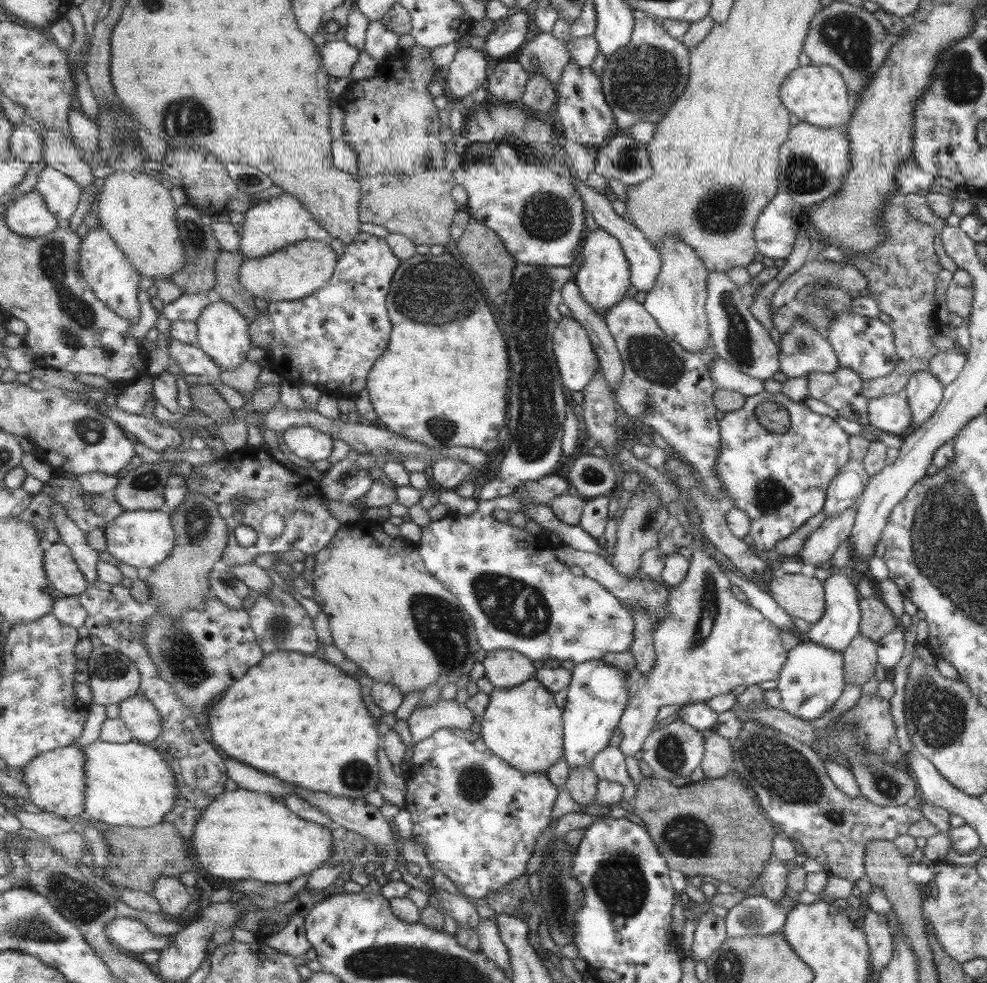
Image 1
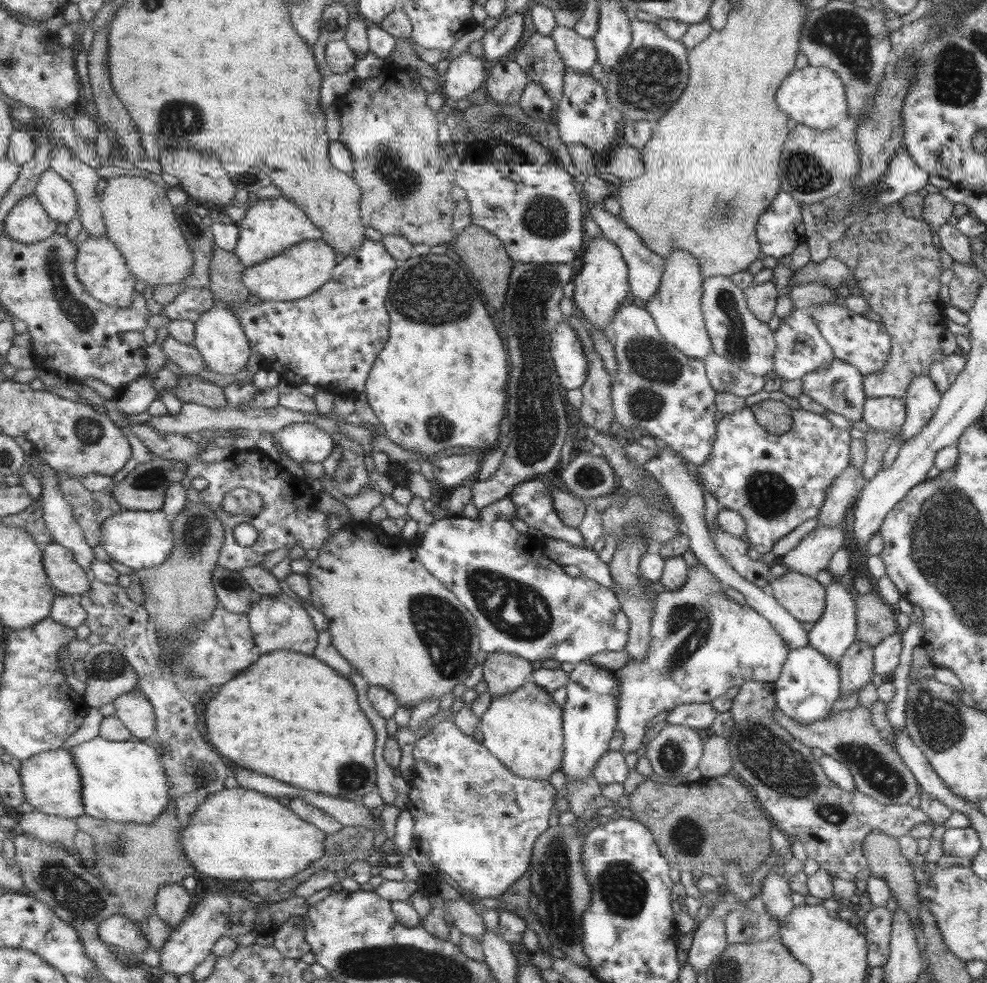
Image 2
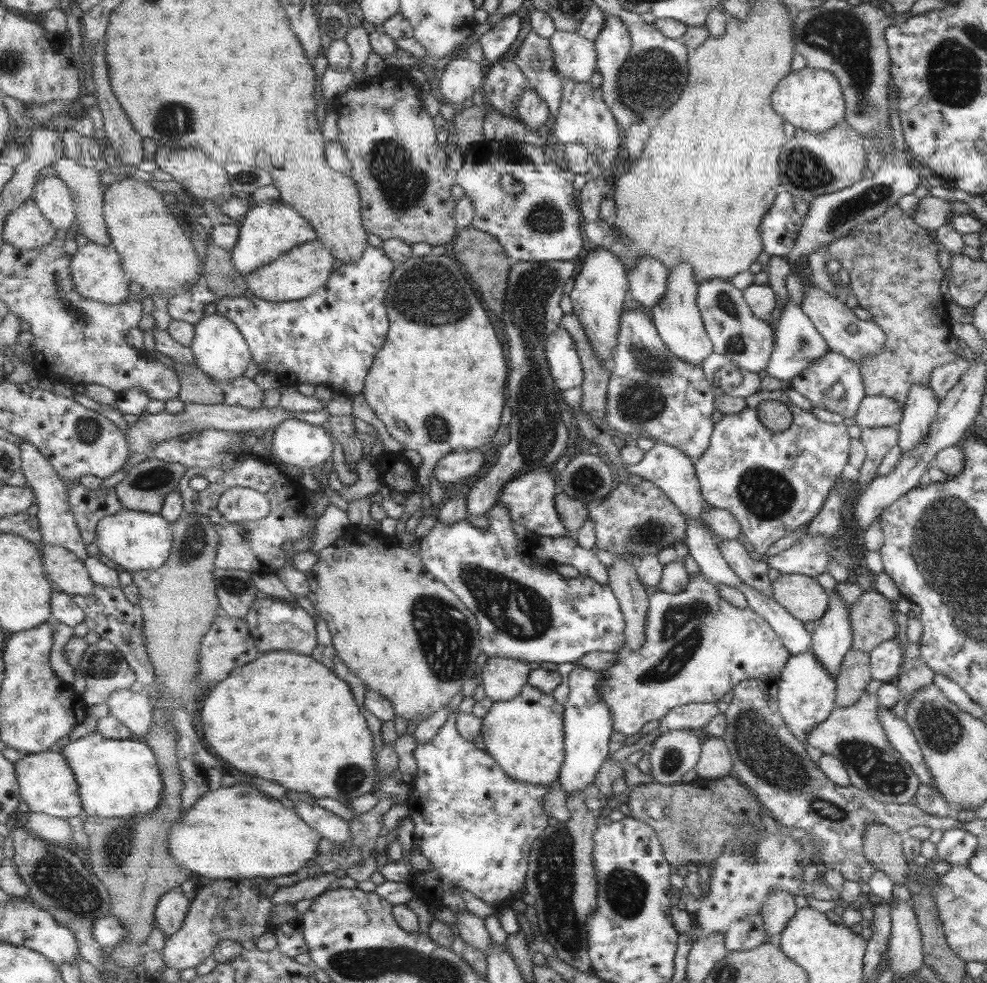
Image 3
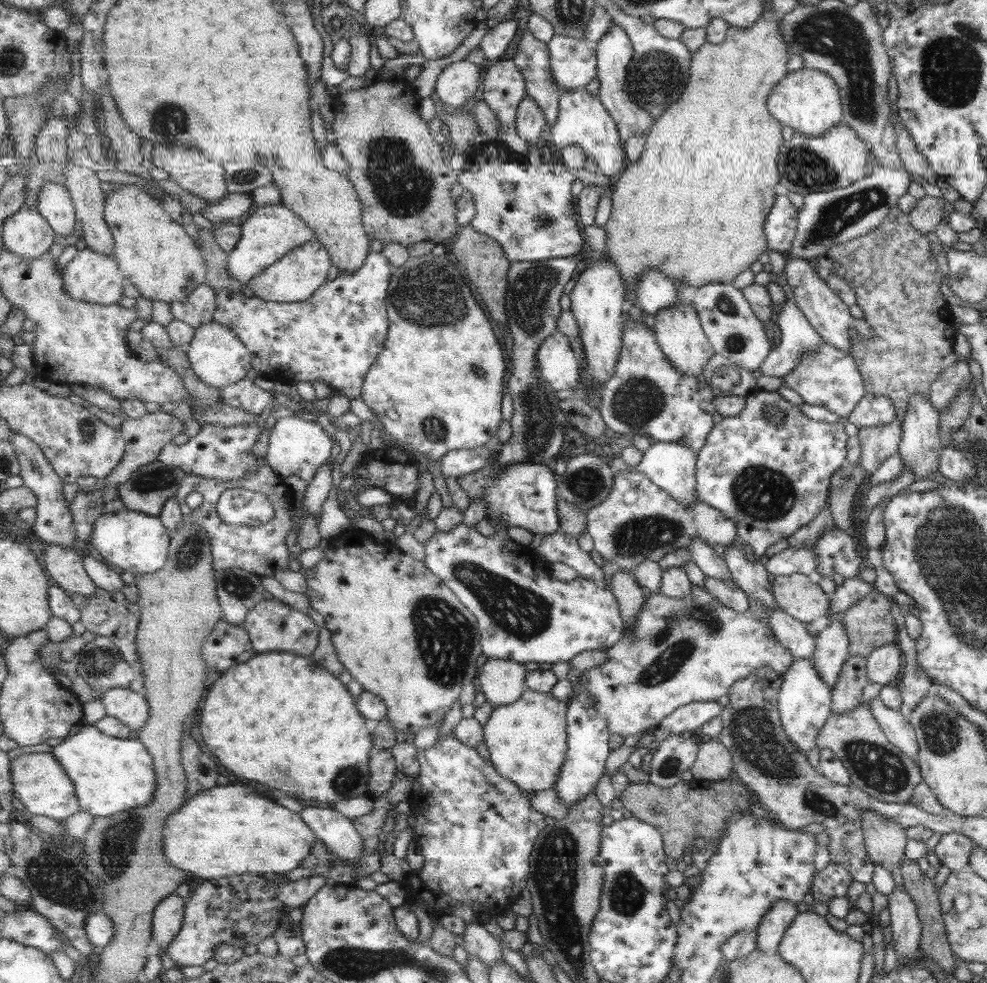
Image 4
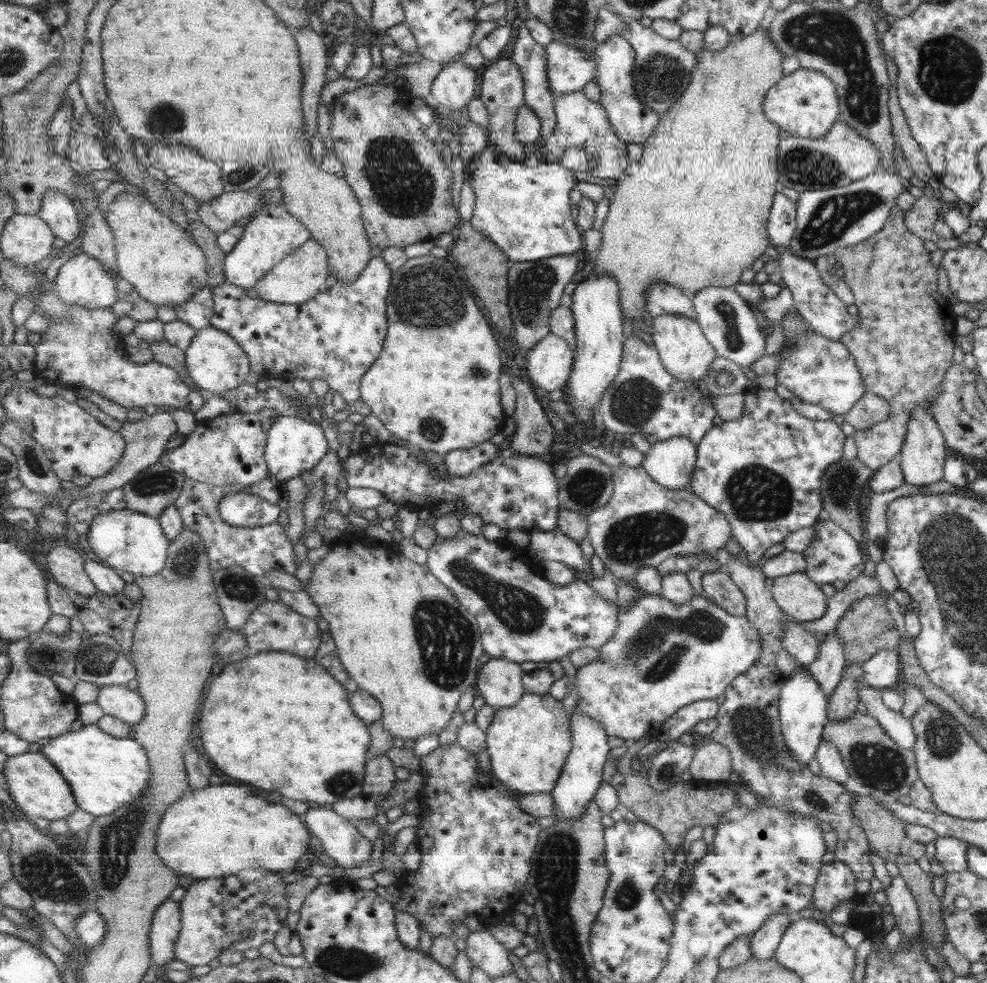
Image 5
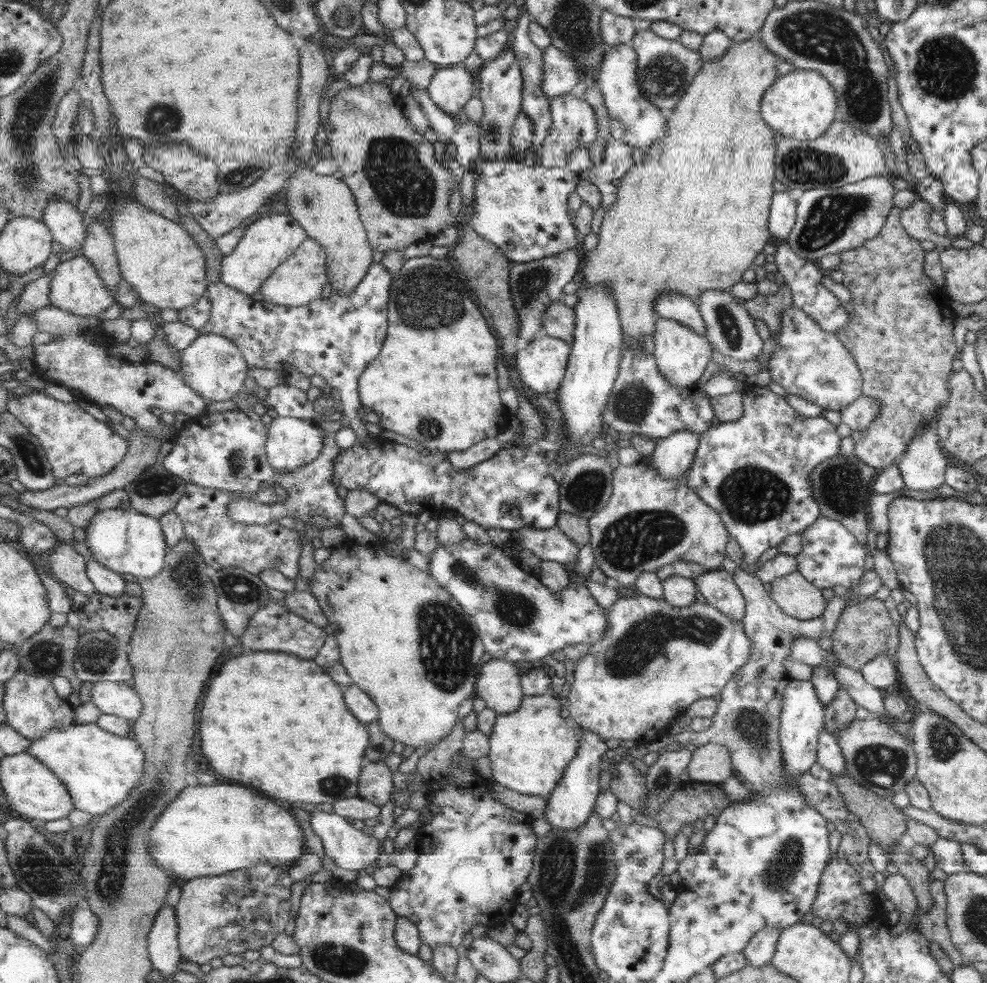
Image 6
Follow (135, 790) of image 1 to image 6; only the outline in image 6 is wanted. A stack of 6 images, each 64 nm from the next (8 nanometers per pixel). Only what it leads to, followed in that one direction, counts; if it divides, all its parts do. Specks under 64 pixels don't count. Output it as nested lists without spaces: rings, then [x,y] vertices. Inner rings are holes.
[[[74,723],[68,728],[51,730],[34,742],[27,752],[47,763],[55,775],[67,785],[70,790],[75,808],[84,810],[96,816],[107,814],[116,806],[121,805],[129,798],[129,794],[141,784],[145,776],[145,749],[132,736],[119,737],[111,734],[111,731],[103,730],[97,723],[78,724]]]

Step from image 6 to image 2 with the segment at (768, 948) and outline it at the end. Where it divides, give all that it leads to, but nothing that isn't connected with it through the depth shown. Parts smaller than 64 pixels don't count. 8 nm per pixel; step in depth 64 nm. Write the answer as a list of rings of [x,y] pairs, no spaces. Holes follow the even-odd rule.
[[[769,870],[761,882],[758,897],[763,901],[765,911],[777,921],[782,922],[789,910],[793,908],[791,892],[785,877],[779,875],[777,871]]]

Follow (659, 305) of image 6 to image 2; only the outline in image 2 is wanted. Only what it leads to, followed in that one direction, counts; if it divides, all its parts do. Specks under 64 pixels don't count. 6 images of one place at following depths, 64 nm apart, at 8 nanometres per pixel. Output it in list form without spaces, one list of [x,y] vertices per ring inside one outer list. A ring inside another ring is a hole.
[[[595,201],[593,205],[588,206],[588,212],[591,212],[592,219],[599,224],[603,235],[607,238],[615,241],[622,250],[624,259],[630,266],[630,285],[633,296],[649,301],[651,297],[655,297],[655,293],[659,290],[661,285],[661,279],[663,279],[663,272],[665,272],[666,259],[656,254],[645,241],[641,234],[637,230],[629,227],[627,221],[621,217],[621,214],[615,216],[611,212],[605,210],[605,204],[603,201]]]

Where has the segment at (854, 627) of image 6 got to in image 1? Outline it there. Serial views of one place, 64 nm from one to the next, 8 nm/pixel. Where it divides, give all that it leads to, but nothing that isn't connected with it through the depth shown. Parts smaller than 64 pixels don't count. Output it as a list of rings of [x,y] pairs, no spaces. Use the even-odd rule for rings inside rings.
[[[860,598],[859,604],[859,635],[877,642],[879,638],[899,625],[898,618],[875,598]]]

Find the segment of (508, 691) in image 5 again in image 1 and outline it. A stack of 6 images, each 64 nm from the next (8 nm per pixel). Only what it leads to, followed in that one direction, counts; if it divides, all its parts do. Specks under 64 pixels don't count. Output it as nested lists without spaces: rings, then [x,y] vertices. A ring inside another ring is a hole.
[[[497,649],[487,652],[482,664],[494,689],[509,689],[536,678],[533,661],[517,650]]]

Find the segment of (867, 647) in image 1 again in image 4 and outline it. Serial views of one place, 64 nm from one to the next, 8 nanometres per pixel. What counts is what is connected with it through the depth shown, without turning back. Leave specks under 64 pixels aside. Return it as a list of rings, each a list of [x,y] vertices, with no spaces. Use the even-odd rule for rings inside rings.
[[[848,655],[835,684],[831,686],[830,713],[843,713],[861,703],[861,690],[868,684],[865,675],[866,658],[859,655]]]

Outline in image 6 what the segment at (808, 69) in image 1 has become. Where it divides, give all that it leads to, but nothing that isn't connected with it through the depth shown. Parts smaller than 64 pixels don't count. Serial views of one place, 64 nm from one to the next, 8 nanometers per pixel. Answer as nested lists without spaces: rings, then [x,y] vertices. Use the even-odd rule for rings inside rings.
[[[794,69],[781,75],[763,91],[762,120],[774,133],[800,141],[813,140],[824,134],[835,119],[835,95],[829,81],[812,70]]]

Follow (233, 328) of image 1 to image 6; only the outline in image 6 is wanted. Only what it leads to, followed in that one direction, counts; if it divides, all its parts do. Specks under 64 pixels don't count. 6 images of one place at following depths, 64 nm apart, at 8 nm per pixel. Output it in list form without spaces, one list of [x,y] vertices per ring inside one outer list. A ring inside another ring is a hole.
[[[200,333],[189,348],[182,351],[183,368],[179,377],[203,398],[214,401],[234,400],[245,386],[249,366],[243,351],[231,339],[215,333]]]

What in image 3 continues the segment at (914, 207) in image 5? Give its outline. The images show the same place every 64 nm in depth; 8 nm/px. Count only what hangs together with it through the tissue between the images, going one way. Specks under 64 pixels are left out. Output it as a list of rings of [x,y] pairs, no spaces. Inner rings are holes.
[[[927,194],[919,198],[917,210],[913,212],[912,218],[917,225],[932,230],[949,222],[950,210],[950,201]]]

